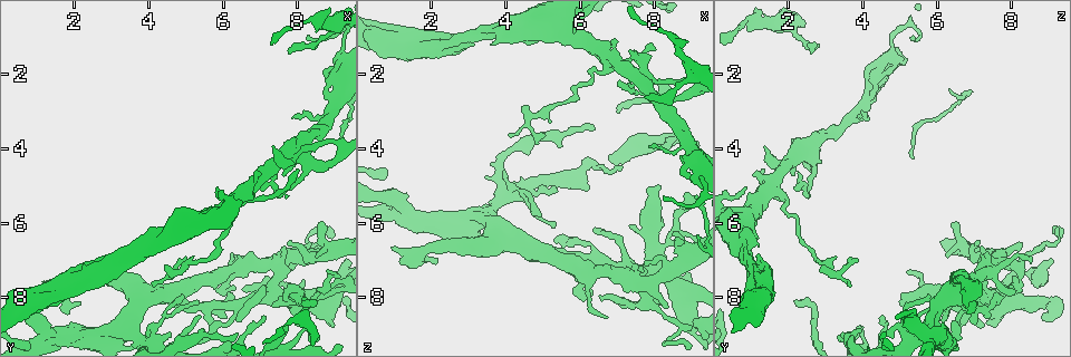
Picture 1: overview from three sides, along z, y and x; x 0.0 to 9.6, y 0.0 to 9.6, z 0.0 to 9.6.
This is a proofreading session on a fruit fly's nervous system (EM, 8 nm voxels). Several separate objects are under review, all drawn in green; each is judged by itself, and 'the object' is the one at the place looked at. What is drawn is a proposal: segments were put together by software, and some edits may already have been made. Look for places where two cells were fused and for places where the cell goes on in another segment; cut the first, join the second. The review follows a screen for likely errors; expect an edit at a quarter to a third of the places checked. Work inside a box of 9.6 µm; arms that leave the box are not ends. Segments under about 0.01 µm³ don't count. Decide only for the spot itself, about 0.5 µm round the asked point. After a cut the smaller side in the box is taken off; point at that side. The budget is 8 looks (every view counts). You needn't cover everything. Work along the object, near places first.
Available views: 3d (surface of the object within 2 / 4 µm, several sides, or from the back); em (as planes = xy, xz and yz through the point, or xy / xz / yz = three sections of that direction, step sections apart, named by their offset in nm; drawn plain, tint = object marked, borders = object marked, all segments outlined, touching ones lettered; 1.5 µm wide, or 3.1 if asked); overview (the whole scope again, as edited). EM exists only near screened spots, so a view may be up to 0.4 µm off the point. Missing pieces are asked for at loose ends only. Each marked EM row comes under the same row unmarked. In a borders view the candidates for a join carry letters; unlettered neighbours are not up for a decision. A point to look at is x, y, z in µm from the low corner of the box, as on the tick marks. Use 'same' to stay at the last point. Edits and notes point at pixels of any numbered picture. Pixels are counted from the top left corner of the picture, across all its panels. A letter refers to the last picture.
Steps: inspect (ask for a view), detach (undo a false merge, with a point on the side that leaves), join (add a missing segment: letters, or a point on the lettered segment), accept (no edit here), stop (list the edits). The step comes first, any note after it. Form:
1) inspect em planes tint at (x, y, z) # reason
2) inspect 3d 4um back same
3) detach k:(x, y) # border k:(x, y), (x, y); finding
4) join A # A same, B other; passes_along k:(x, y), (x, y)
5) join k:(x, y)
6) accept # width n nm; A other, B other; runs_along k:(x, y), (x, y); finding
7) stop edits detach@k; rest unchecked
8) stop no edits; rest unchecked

inspect em xz step 4 tint at (9.10, 7.60, 6.40) # calibre changes

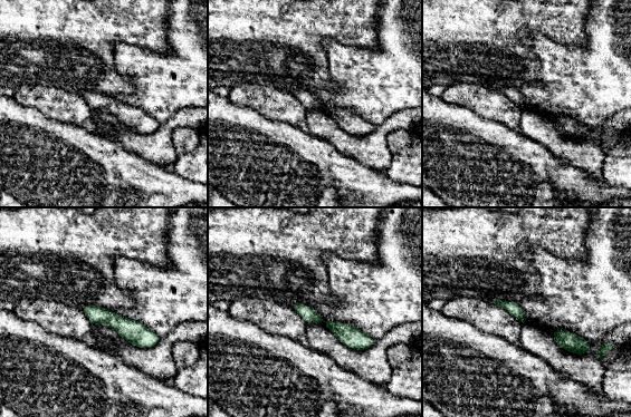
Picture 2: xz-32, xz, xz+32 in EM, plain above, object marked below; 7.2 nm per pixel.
inspect em planes borders same

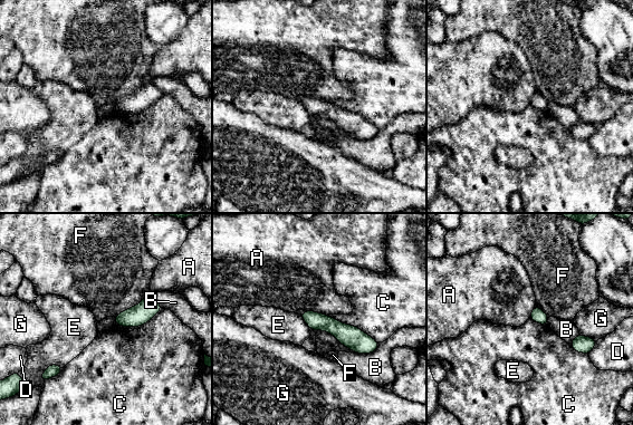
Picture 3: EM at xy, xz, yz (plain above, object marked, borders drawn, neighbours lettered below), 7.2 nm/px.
accept # A other, B other, C other, D other, E other, F other, G other; border 3:(326, 315), (358, 327), (377, 343); continuous, no second cell

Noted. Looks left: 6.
inspect 3d 2um at (5.70, 8.65, 7.05) # arms run side by side

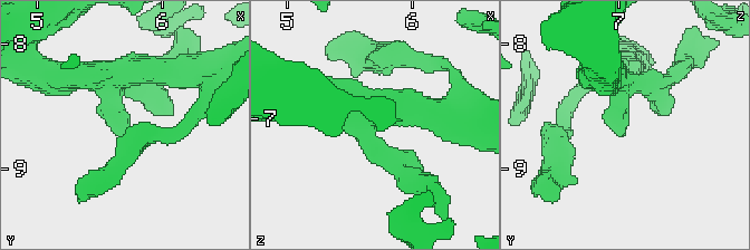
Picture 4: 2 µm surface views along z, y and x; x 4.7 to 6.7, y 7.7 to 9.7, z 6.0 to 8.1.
inspect em xy step 8 tint at (5.74, 8.68, 7.04) # arms 3; arm_widths 170, 220, 240 nm

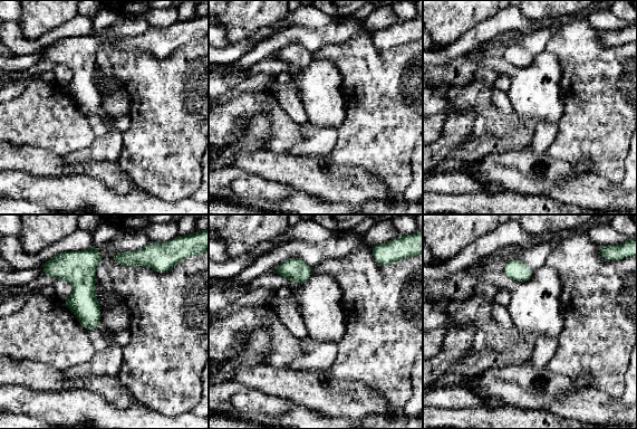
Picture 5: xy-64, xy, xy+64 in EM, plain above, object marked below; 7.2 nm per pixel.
inspect em yz step 4 borders same # another direction

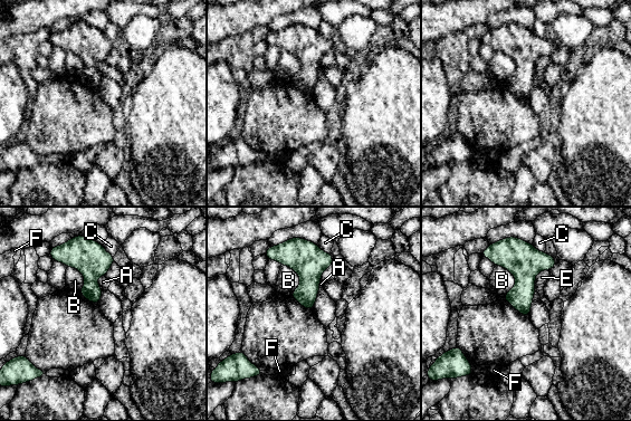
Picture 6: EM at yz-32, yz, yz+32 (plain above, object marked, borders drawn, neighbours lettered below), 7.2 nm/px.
accept # A other, B other, C other, E other, F other; border 6:(548, 269), (537, 273), (535, 290); none of them fits

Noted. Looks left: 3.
inspect em planes borders at (7.10, 8.60, 4.50) # free end

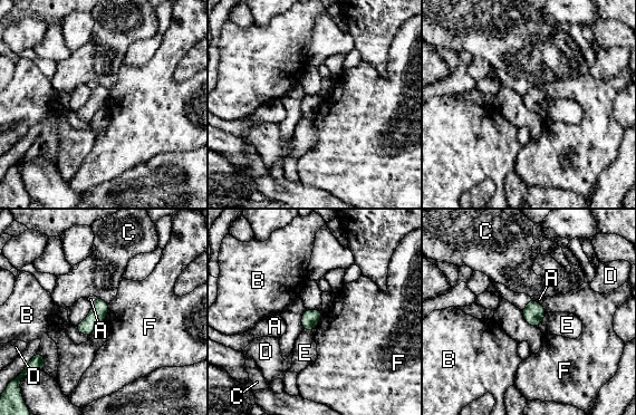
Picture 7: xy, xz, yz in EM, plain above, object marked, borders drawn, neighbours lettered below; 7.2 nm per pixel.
accept # A other, B other, C other, D other, E other, F other; border 7:(323, 312), (312, 331); no lettered segment goes on from it

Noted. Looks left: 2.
stop no edits; rest unchecked

